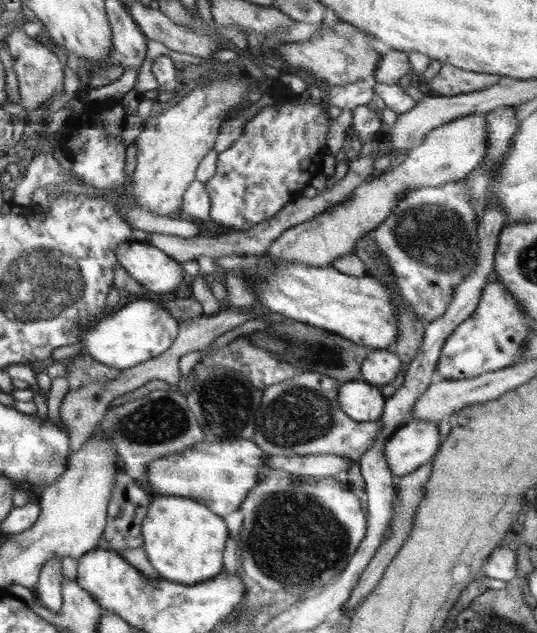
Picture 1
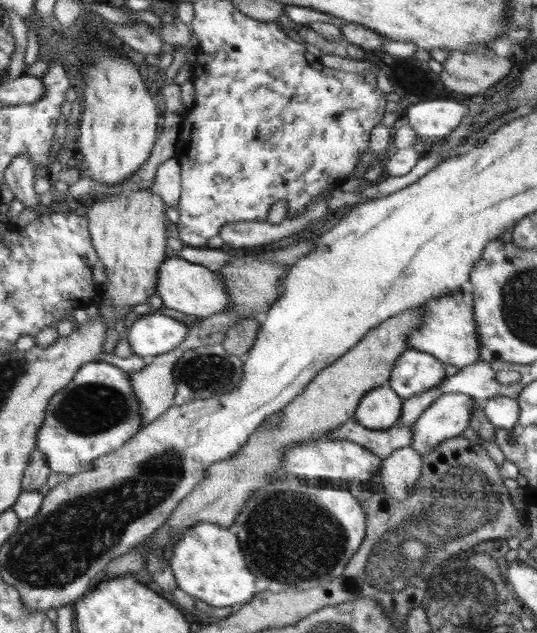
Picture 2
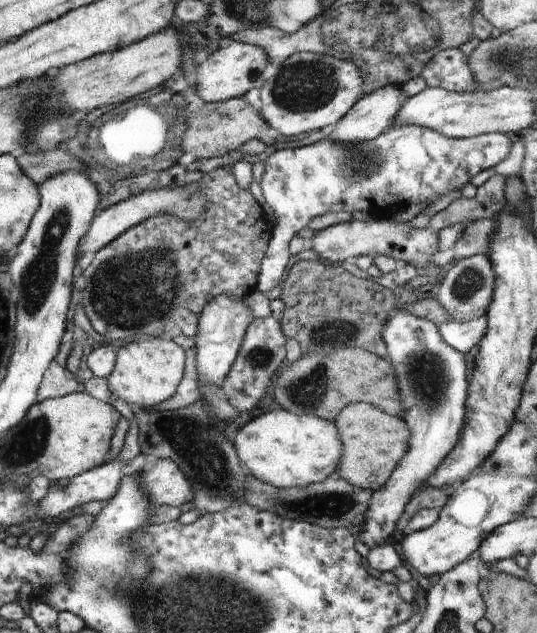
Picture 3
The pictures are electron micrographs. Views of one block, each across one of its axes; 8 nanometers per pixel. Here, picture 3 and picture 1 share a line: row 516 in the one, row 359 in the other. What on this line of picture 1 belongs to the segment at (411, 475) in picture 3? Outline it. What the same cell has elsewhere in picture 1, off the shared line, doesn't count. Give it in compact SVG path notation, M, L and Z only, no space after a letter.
M373 349L361 364L361 378L368 384L382 387L393 381L402 368L401 358L387 349Z

